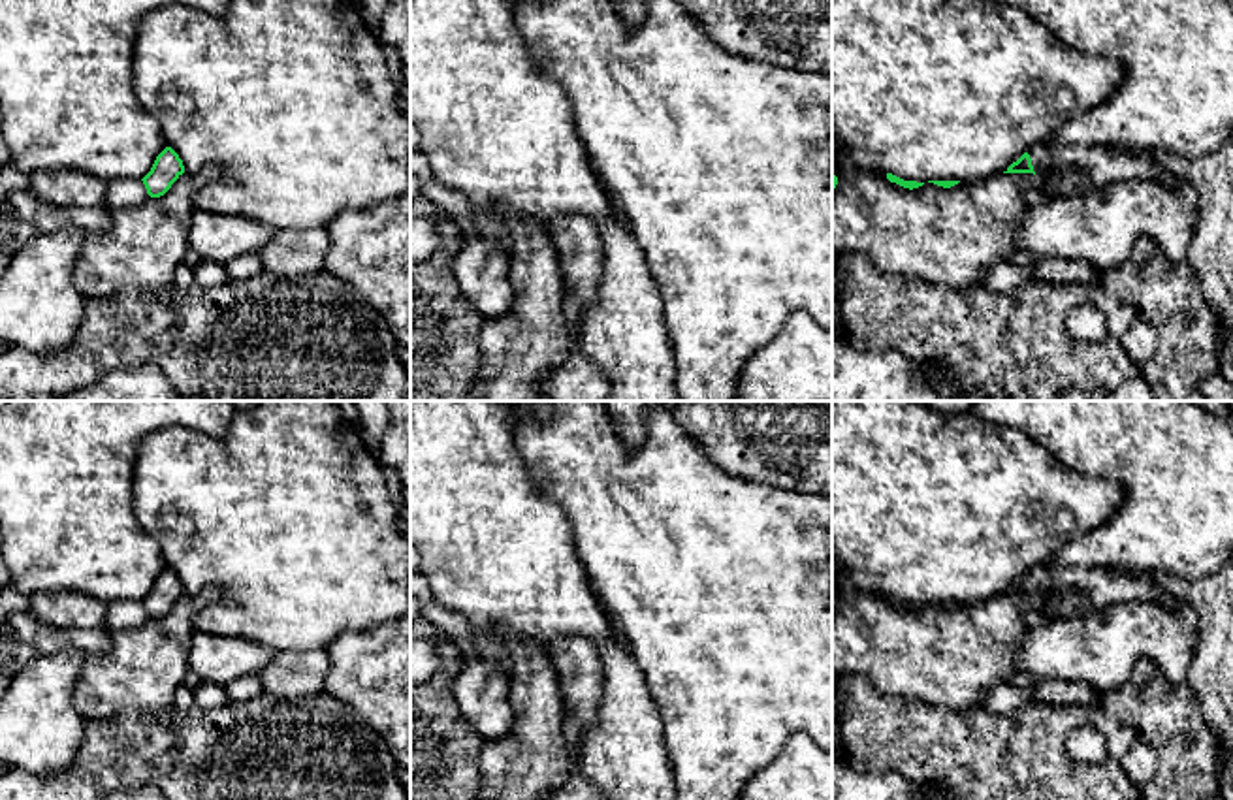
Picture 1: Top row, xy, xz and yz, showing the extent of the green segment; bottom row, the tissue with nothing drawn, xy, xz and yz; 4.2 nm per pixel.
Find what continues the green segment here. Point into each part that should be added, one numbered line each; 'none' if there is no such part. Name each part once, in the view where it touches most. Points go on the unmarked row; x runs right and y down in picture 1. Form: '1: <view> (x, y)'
1: yz (1102, 590)

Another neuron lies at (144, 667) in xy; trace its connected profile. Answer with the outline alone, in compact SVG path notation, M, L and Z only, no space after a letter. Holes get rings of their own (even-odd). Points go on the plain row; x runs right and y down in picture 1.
M184 593L164 617L109 631L111 648L85 657L73 691L75 710L85 719L102 719L171 708L188 672L194 617L203 600Z

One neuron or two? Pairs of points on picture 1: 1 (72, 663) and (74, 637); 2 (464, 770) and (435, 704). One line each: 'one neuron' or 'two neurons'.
1: two neurons
2: one neuron

